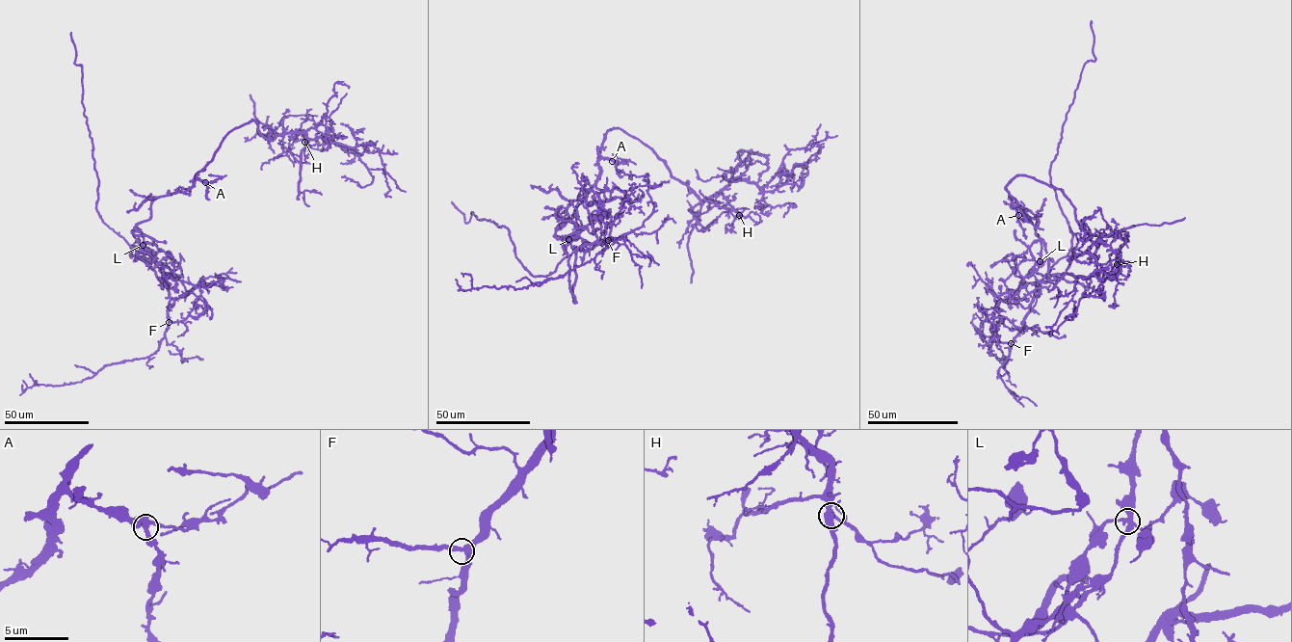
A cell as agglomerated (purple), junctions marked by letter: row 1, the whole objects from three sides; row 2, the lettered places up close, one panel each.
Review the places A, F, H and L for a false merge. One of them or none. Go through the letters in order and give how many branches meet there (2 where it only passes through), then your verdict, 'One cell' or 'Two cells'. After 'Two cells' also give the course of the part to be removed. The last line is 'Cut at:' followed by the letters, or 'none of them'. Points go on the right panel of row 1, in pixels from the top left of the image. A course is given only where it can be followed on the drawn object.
A: Branches: 3. One cell
F: Branches: 4. One cell
H: Branches: 3. One cell
L: Branches: 4. Two cells. Course of the part to remove: (1040, 261), (1011, 292), (1025, 308), (1071, 247), (1050, 166), (1083, 66), (1095, 59), (1092, 20)
Cut at: L

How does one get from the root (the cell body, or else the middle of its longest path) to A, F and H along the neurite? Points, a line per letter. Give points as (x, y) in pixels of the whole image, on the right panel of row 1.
A: (1035, 216), (1037, 219), (1029, 219), (1017, 204), (1018, 215)
F: (1035, 216), (1038, 218), (1035, 234), (1044, 243), (1049, 277), (1044, 277), (1039, 284), (1023, 328), (1011, 343)
H: (1035, 216), (1024, 216), (1005, 188), (1010, 179), (1023, 175), (1059, 188), (1077, 223), (1110, 247), (1117, 264)

